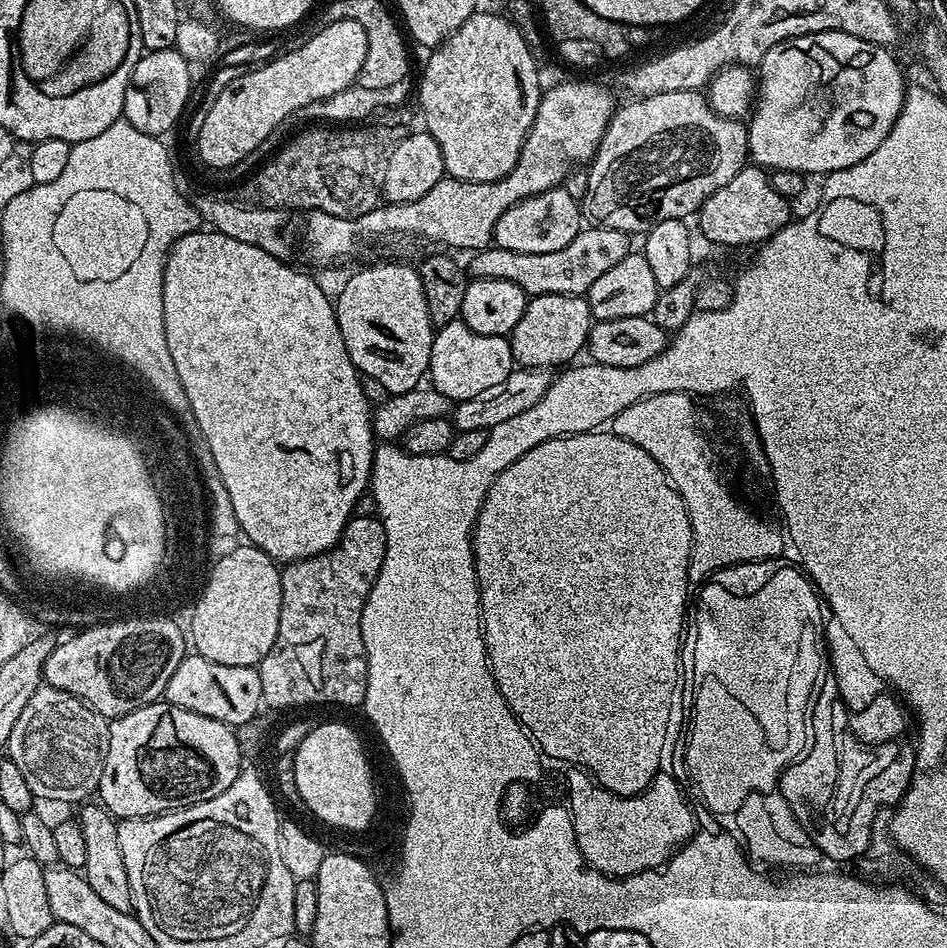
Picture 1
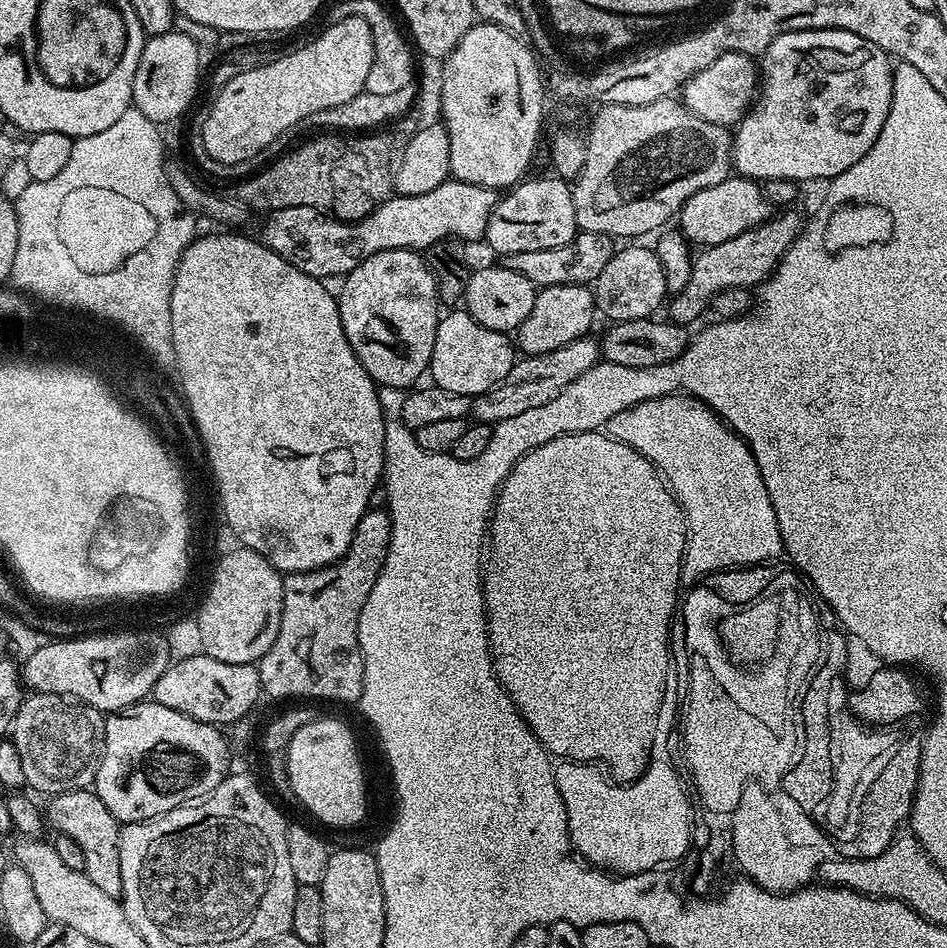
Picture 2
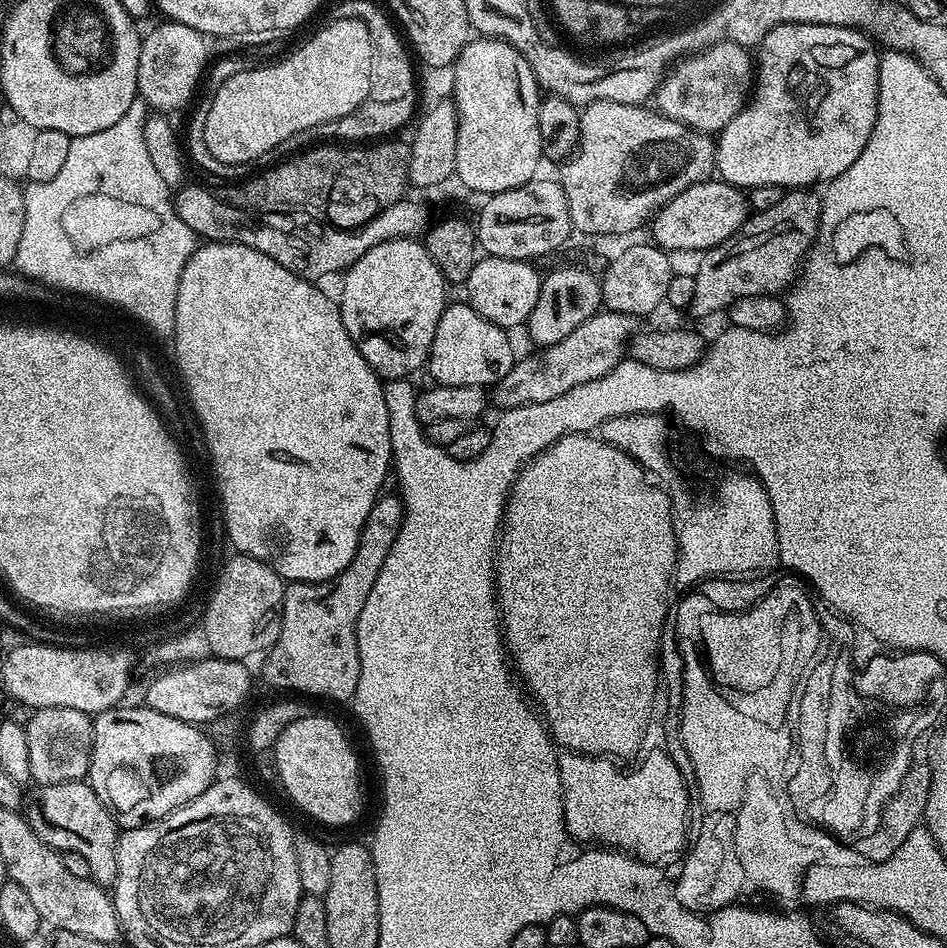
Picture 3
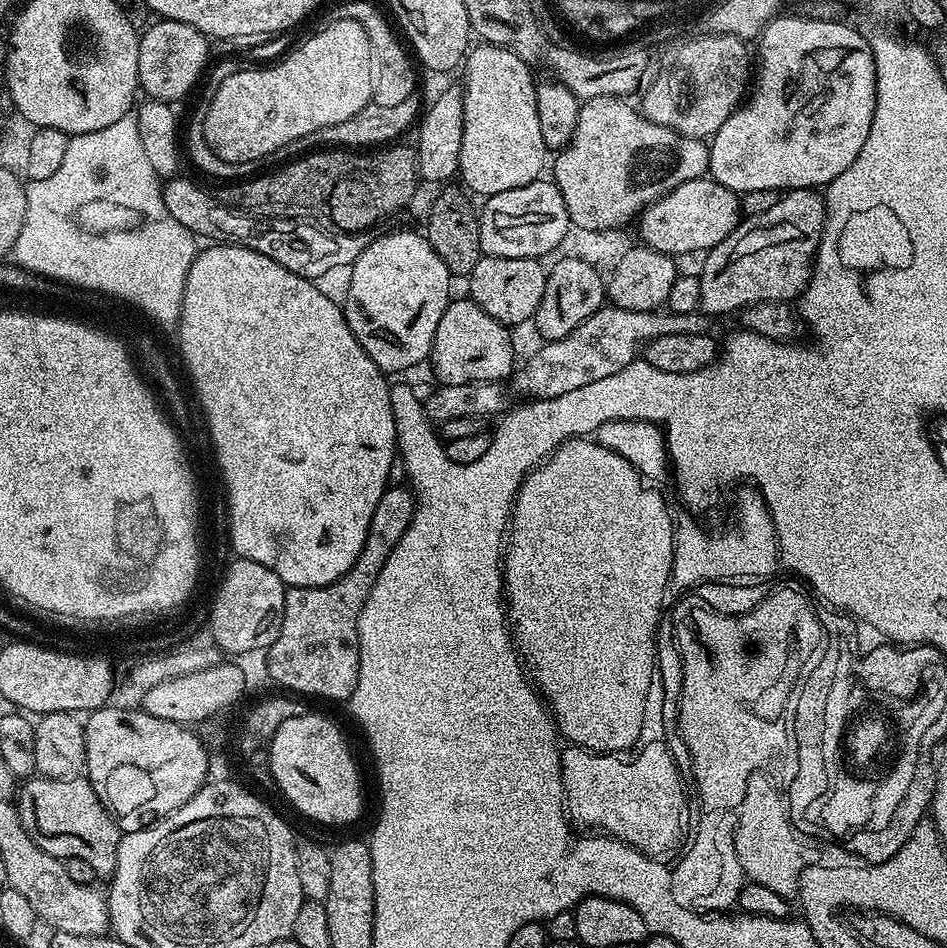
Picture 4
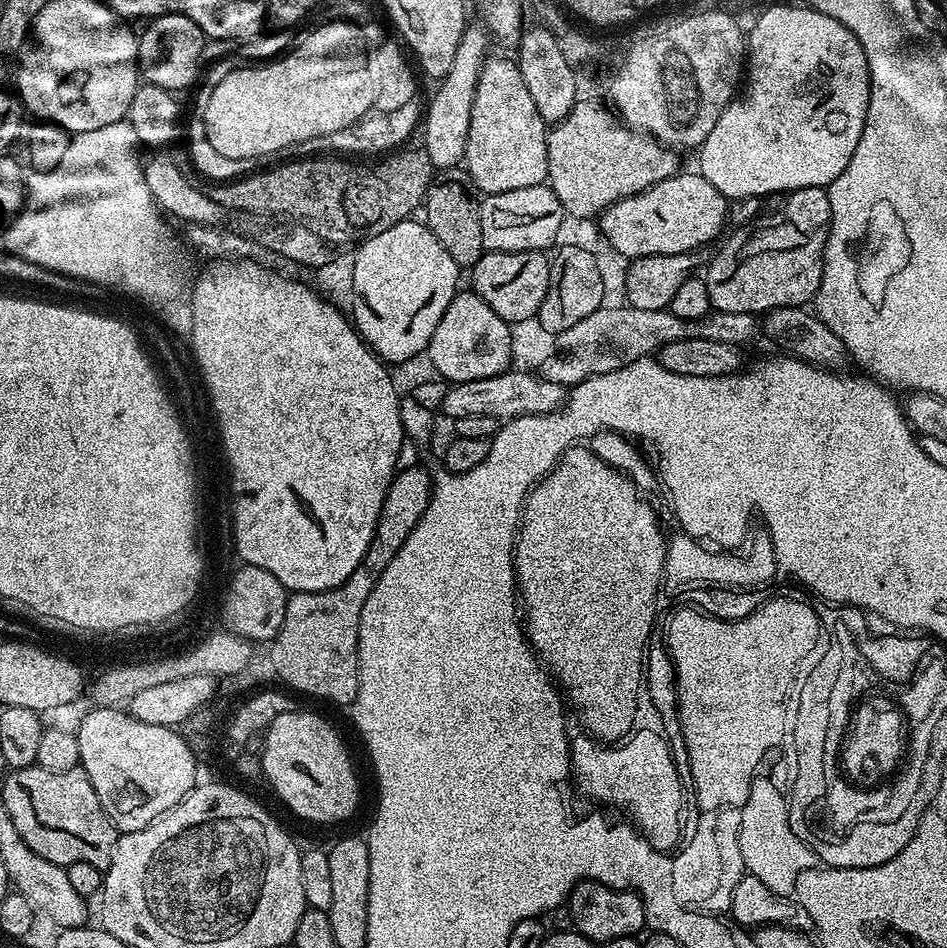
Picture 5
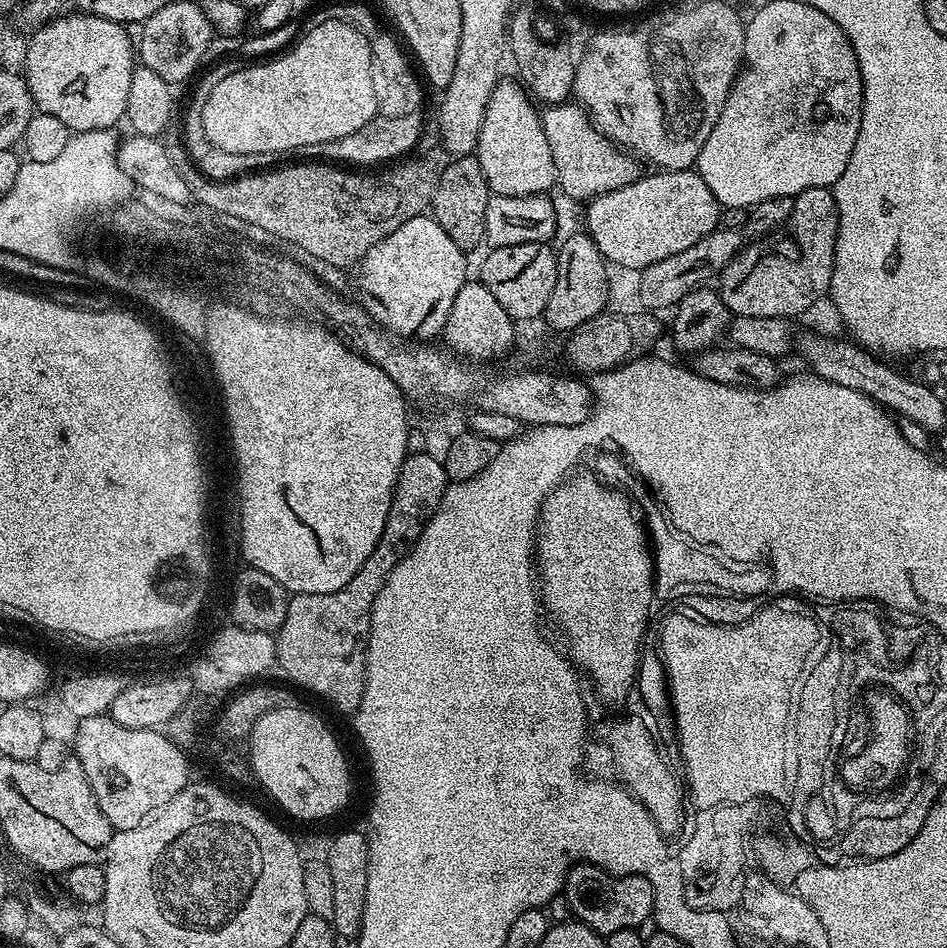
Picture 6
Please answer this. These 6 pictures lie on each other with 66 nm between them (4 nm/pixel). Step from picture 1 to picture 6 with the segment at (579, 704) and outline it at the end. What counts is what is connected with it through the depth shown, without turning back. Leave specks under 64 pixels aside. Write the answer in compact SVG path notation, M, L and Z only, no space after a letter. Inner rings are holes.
M595 474L580 475L573 475L558 485L544 500L544 505L540 508L540 519L536 522L536 542L534 545L534 568L538 573L538 596L542 601L543 611L545 613L548 611L556 619L553 620L555 627L566 630L568 636L572 636L572 652L576 652L576 660L580 660L580 664L588 664L588 668L592 668L592 673L600 680L601 687L604 687L605 691L609 691L611 695L617 695L628 687L628 681L632 679L633 667L636 664L637 640L640 639L640 632L644 626L645 612L648 607L648 556L644 551L644 542L641 540L640 530L637 527L633 505L630 503L629 497L624 497L623 491L605 486Z

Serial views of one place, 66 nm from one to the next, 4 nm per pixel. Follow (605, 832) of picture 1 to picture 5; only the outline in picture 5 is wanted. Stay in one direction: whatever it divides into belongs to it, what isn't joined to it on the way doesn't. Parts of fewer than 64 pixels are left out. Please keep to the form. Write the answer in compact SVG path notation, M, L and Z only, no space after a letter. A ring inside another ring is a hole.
M640 732L640 736L632 739L627 747L613 751L588 744L588 740L576 740L576 773L580 776L580 783L584 784L587 799L626 808L631 821L640 820L646 830L656 838L658 846L670 846L676 840L679 831L679 784L663 741L652 736L652 732Z

